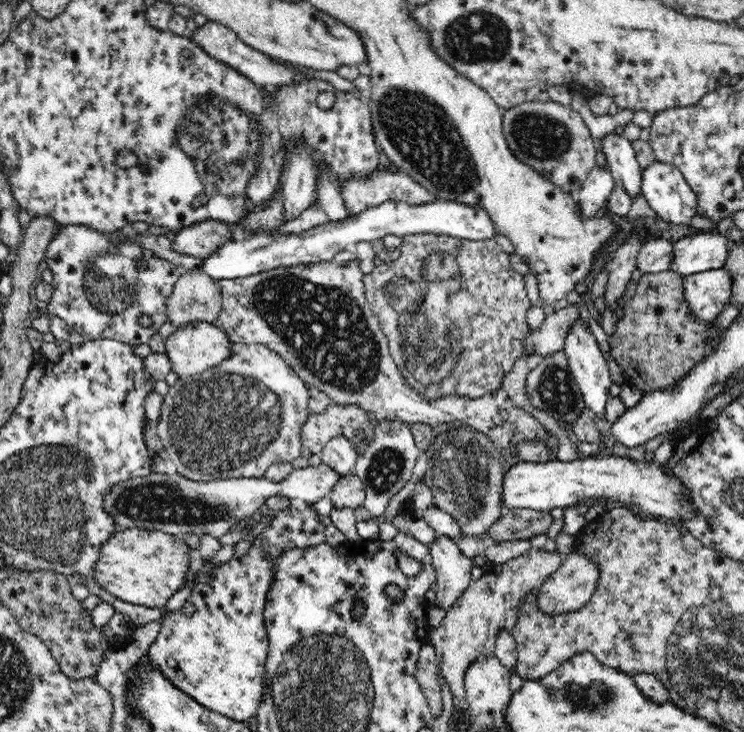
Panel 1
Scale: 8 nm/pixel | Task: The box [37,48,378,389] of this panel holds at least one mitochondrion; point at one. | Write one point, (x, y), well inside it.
(231, 155)

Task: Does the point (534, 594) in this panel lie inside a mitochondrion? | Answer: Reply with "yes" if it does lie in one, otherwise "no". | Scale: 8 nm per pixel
no

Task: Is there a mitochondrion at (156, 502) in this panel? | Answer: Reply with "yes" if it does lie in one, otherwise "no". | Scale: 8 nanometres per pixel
yes

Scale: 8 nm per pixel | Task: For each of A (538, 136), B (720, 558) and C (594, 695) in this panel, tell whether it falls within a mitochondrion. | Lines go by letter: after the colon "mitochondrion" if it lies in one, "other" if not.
A: mitochondrion
B: other
C: mitochondrion

